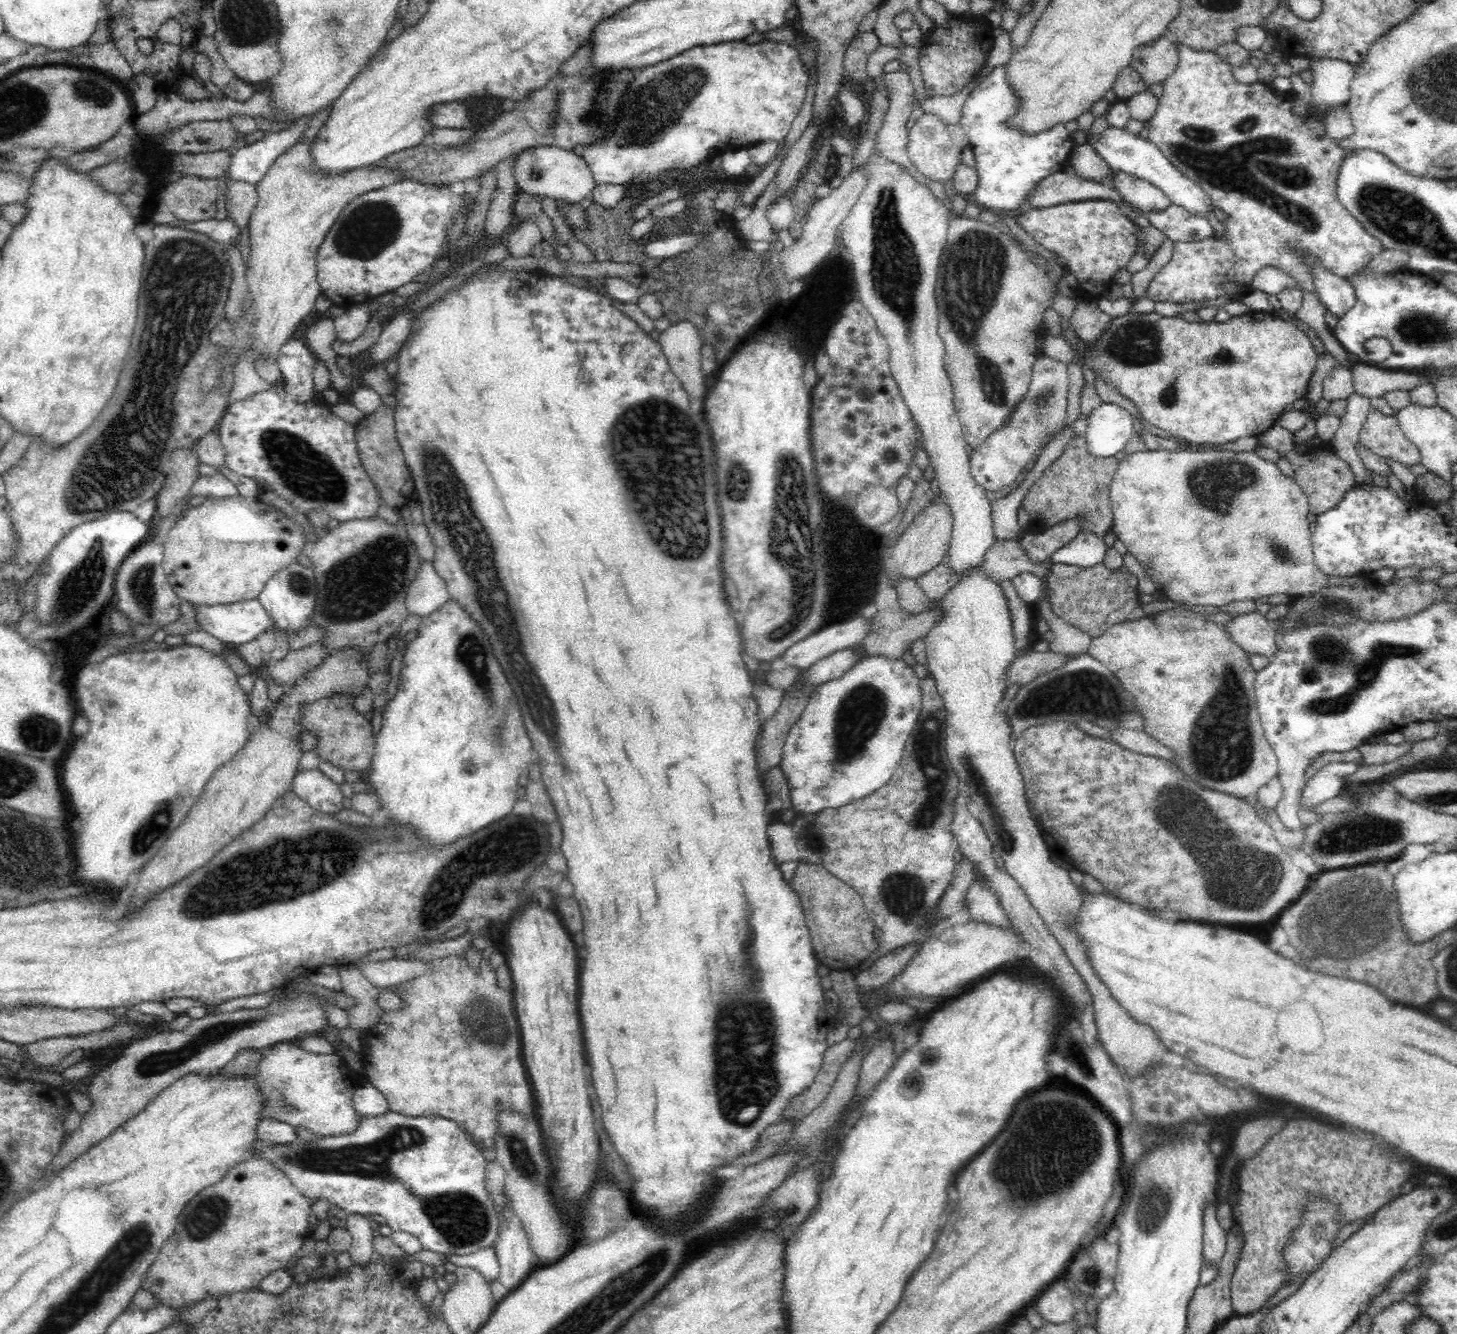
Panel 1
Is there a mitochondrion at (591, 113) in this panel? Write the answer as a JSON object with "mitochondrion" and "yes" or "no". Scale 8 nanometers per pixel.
{"mitochondrion":"yes"}

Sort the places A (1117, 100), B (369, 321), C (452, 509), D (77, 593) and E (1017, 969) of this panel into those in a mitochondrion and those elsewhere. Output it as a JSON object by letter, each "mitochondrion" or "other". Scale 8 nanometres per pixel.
{"A":"other","B":"other","C":"mitochondrion","D":"mitochondrion","E":"other"}

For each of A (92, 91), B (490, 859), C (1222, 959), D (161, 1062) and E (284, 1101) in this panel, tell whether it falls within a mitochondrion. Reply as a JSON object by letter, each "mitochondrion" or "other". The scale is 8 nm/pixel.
{"A":"mitochondrion","B":"mitochondrion","C":"other","D":"mitochondrion","E":"mitochondrion"}

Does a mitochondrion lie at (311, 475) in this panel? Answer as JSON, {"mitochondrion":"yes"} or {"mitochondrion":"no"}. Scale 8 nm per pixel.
{"mitochondrion":"yes"}

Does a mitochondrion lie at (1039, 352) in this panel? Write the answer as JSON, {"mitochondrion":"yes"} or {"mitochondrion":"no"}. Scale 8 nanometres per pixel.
{"mitochondrion":"no"}

